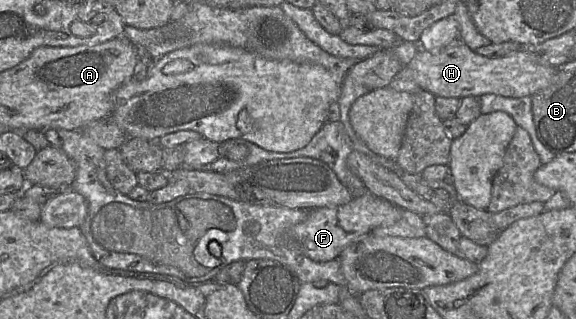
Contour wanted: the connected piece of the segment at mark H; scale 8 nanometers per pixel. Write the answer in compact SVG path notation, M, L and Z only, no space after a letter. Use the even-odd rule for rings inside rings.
M460 39L438 52L419 49L405 66L412 79L423 91L435 97L457 98L477 97L494 94L509 98L532 96L546 88L555 76L557 69L550 66L531 48L504 57L488 58L470 50Z

